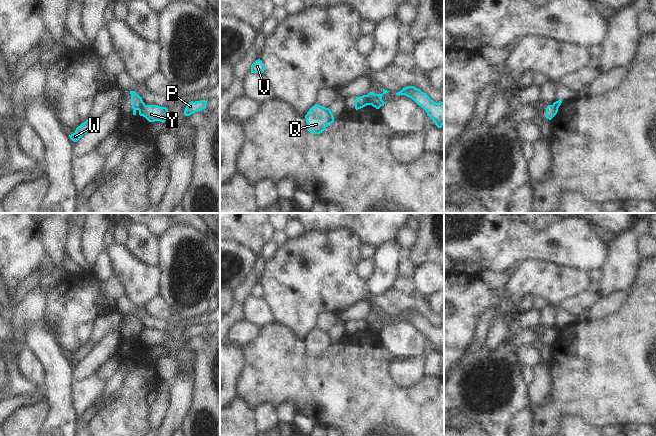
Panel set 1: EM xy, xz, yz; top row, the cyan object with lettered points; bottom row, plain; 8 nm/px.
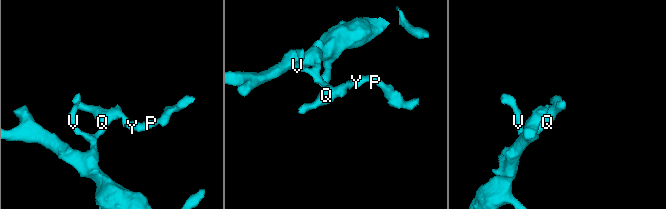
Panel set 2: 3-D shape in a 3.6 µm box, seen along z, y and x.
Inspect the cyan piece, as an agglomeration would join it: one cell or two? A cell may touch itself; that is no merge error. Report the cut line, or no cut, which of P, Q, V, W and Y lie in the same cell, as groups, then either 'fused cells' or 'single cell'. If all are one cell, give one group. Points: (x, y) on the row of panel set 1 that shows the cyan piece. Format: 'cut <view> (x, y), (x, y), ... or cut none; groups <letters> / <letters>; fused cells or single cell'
cut xz (365, 95), (370, 104); groups P Y / Q V W; fused cells

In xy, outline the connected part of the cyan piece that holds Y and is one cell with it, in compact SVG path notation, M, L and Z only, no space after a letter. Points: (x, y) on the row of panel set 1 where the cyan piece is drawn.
M144 105L139 111L139 115L145 117L149 122L160 121L164 123L169 116L169 111L166 107L158 105Z

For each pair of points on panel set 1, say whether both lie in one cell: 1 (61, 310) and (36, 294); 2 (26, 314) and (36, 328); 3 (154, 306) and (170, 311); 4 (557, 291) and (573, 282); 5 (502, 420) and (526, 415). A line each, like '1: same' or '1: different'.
1: different
2: different
3: same
4: same
5: different

